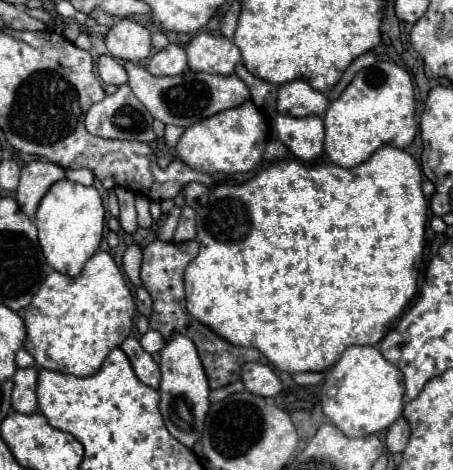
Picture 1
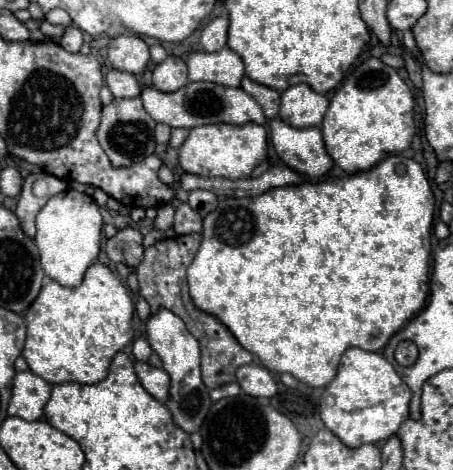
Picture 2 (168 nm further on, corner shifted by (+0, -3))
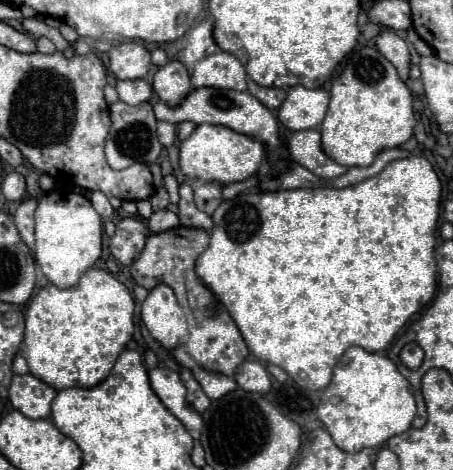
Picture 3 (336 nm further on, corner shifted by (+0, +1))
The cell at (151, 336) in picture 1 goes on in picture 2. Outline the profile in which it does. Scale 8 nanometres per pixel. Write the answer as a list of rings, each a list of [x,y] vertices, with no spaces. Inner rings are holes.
[[[140,338],[140,340],[136,340],[134,346],[132,346],[132,354],[134,354],[136,360],[148,362],[148,358],[150,358],[150,354],[152,354],[152,348],[150,348],[150,344],[148,344],[144,338]]]

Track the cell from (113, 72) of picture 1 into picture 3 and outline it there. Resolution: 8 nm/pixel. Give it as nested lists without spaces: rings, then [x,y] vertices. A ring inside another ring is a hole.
[[[118,80],[116,82],[116,92],[122,102],[128,102],[132,106],[150,100],[152,88],[144,80]]]

